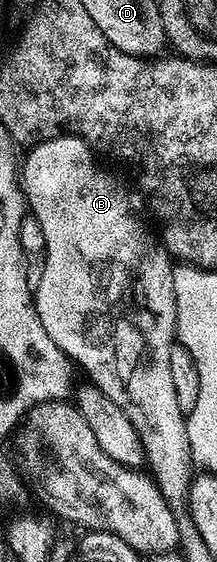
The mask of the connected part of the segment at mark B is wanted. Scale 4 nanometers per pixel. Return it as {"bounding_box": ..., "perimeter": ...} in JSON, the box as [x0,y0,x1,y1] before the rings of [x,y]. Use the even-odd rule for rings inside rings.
{"bounding_box":[22,135,194,503],"perimeter":[[[61,135],[52,137],[49,141],[37,141],[35,145],[27,150],[28,153],[22,157],[22,188],[24,190],[24,200],[31,216],[38,219],[42,227],[42,235],[46,239],[46,251],[44,252],[44,270],[42,279],[34,286],[34,300],[38,319],[42,321],[42,327],[50,334],[50,339],[58,343],[58,347],[64,354],[72,358],[73,362],[81,370],[88,372],[88,377],[93,386],[101,389],[122,411],[126,411],[126,419],[134,423],[134,431],[138,431],[140,442],[144,448],[144,458],[147,468],[150,470],[153,480],[162,491],[162,495],[167,497],[169,502],[176,503],[176,500],[187,498],[188,488],[192,485],[194,476],[194,462],[190,443],[188,442],[188,422],[182,407],[178,407],[178,395],[174,392],[174,382],[170,375],[170,347],[176,341],[176,296],[174,295],[174,268],[173,258],[167,249],[164,248],[163,240],[140,218],[140,213],[136,210],[136,201],[132,198],[132,193],[128,190],[128,185],[124,181],[119,181],[108,169],[103,169],[96,162],[97,154],[93,146],[89,145],[83,137],[79,135]]]}

